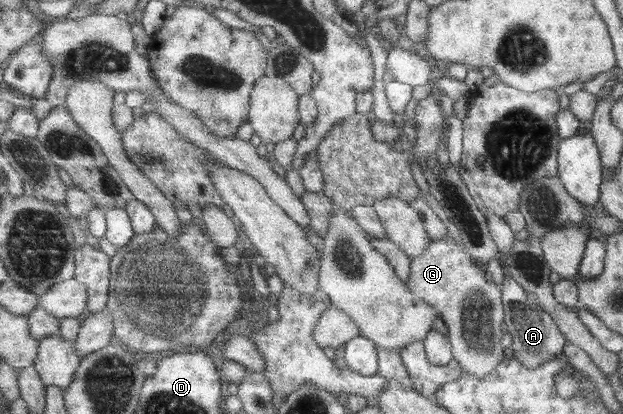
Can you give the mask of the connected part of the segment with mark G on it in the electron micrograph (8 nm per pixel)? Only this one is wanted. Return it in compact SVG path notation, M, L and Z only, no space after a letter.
M434 238L429 241L420 257L411 258L406 287L438 312L447 327L452 359L469 376L481 379L504 358L499 328L502 322L500 286L486 280L485 271L475 265L461 243Z

